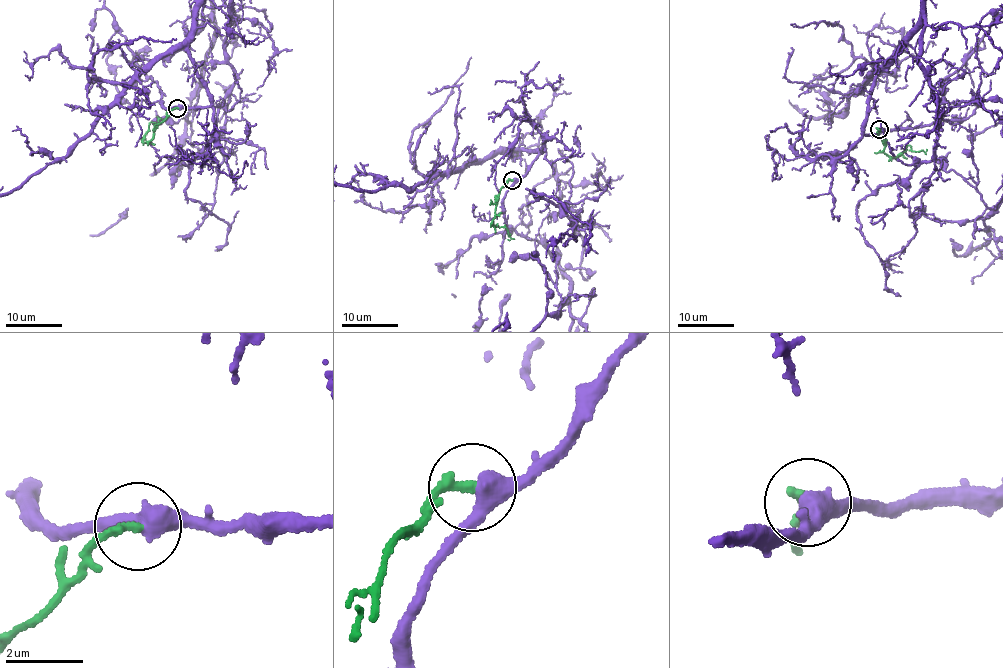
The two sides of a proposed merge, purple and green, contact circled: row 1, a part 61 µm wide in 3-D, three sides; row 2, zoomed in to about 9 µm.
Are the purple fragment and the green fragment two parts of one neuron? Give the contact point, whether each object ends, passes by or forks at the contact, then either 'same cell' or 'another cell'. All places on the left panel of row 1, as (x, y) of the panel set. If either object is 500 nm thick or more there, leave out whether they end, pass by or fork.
place (177, 108); purple passes by; green ends; same cell

